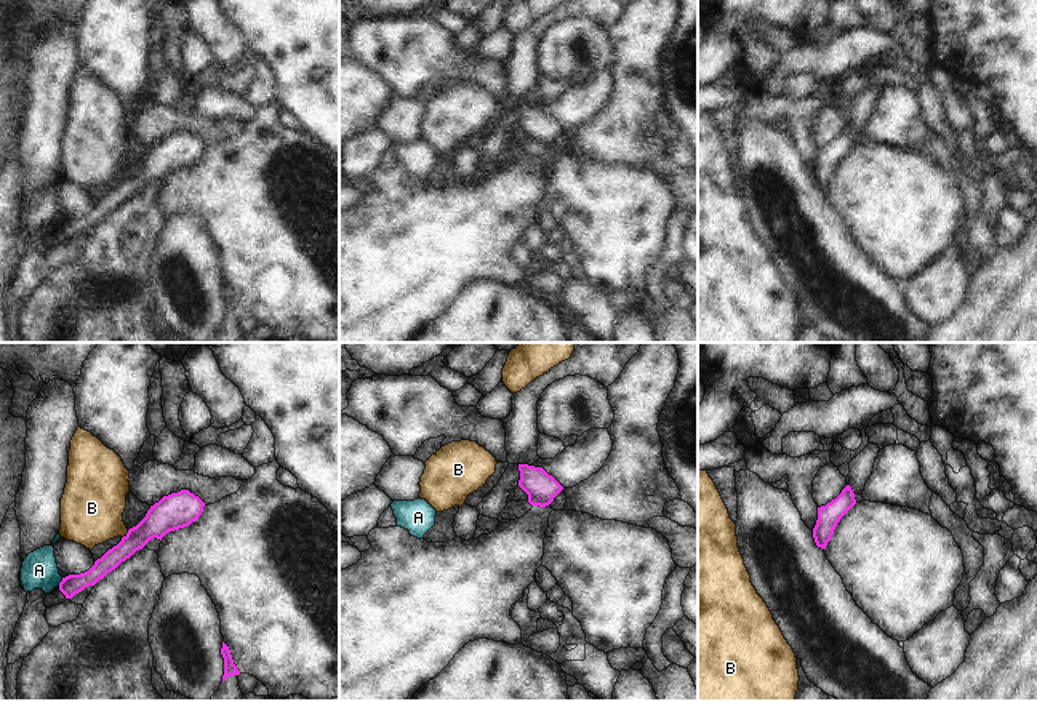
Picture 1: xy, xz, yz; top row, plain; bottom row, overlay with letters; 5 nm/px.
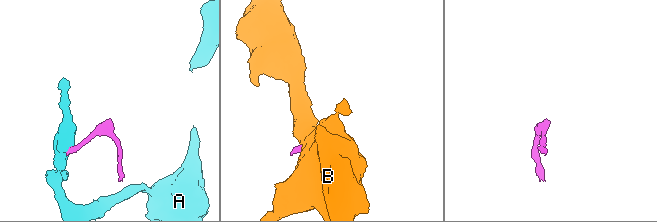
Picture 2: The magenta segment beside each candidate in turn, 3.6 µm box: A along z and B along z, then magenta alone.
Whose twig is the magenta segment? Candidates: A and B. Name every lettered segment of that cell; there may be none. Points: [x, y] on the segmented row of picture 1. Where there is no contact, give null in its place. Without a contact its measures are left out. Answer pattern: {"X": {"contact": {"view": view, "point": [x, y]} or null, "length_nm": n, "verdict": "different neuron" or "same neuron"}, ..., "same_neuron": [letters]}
{"A": {"contact": {"view": "xy", "point": [61, 581]}, "length_nm": 50, "verdict": "different neuron"}, "B": {"contact": {"view": "xy", "point": [127, 535]}, "length_nm": 60, "verdict": "different neuron"}, "same_neuron": []}

